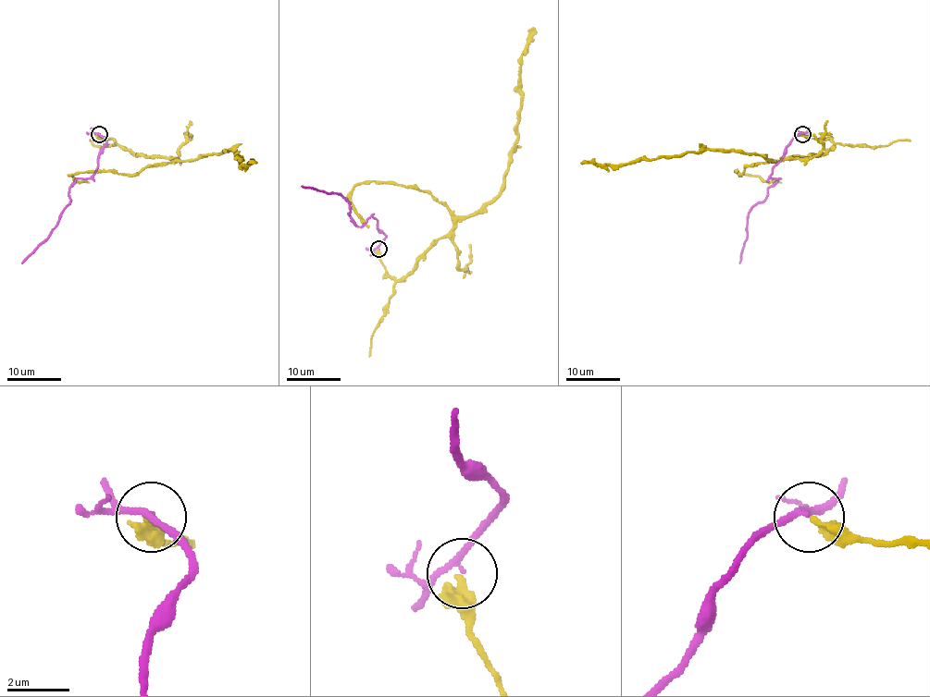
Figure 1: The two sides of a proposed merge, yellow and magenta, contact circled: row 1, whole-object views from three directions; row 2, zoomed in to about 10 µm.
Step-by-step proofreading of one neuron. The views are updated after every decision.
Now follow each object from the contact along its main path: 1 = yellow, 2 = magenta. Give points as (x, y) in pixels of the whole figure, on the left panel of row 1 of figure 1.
1: (99, 134), (100, 139), (111, 139), (133, 154), (182, 160), (230, 149), (237, 152), (242, 165), (254, 163)
2: (99, 134), (105, 140), (96, 171), (69, 189), (70, 201), (59, 220), (22, 263)

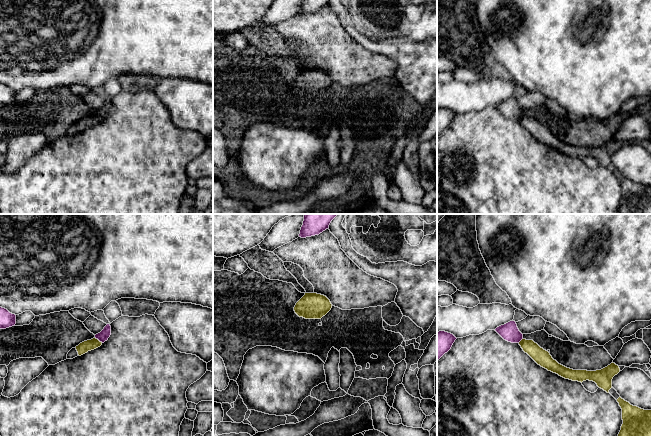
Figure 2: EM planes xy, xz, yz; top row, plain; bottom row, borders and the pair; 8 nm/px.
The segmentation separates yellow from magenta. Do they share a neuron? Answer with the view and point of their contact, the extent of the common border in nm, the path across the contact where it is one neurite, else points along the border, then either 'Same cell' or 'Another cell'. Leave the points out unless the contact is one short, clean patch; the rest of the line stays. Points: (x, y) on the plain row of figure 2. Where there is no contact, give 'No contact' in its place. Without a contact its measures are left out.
Touches yellow at xy (98, 116). Shared border 80 nm. Boundary: xy (95, 113), (102, 118). Another cell

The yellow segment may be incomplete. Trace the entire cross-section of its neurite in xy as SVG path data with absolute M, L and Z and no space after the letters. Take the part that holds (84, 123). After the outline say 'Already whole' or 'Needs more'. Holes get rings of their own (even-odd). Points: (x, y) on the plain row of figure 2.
M93 114L91 116L84 117L80 119L78 122L76 122L76 126L78 128L78 131L81 132L88 127L94 126L102 121L102 118L100 118L98 115Z. Already whole

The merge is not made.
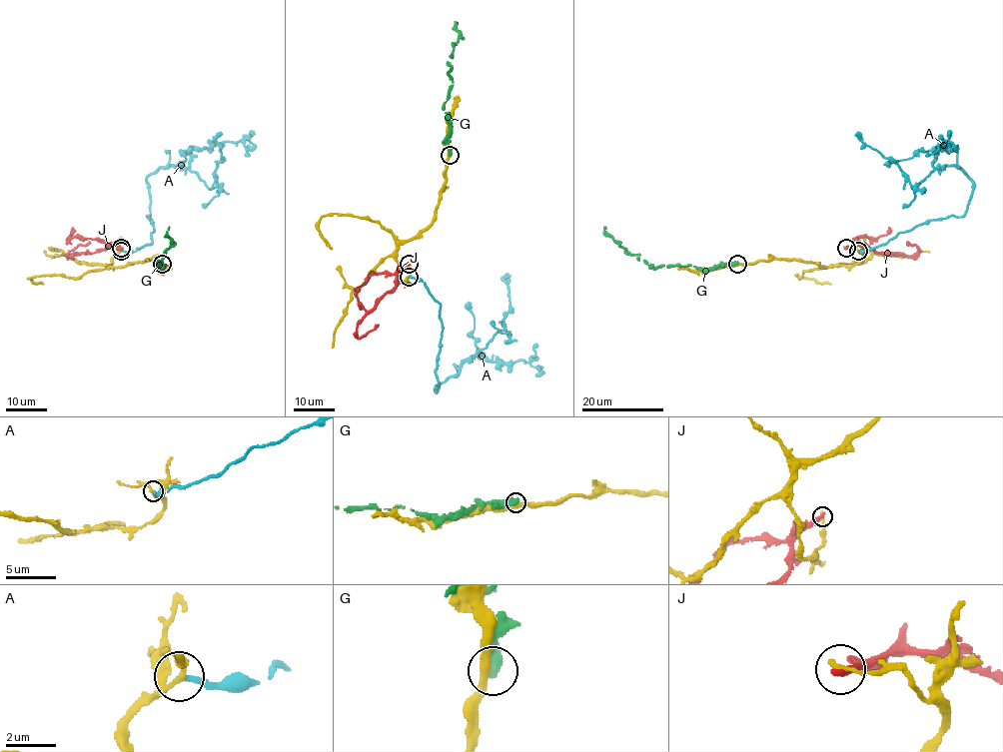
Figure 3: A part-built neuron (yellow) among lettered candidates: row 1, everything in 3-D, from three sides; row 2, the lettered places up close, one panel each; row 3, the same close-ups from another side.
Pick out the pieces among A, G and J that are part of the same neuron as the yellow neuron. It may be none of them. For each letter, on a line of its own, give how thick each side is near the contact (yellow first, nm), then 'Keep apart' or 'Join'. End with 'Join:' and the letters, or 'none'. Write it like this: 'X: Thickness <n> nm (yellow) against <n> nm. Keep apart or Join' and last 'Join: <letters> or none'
A: Thickness 200 nm (yellow) against 240 nm. Keep apart
G: Thickness 280 nm (yellow) against 500 nm. Keep apart
J: Thickness 240 nm (yellow) against 320 nm. Keep apart
Join: none

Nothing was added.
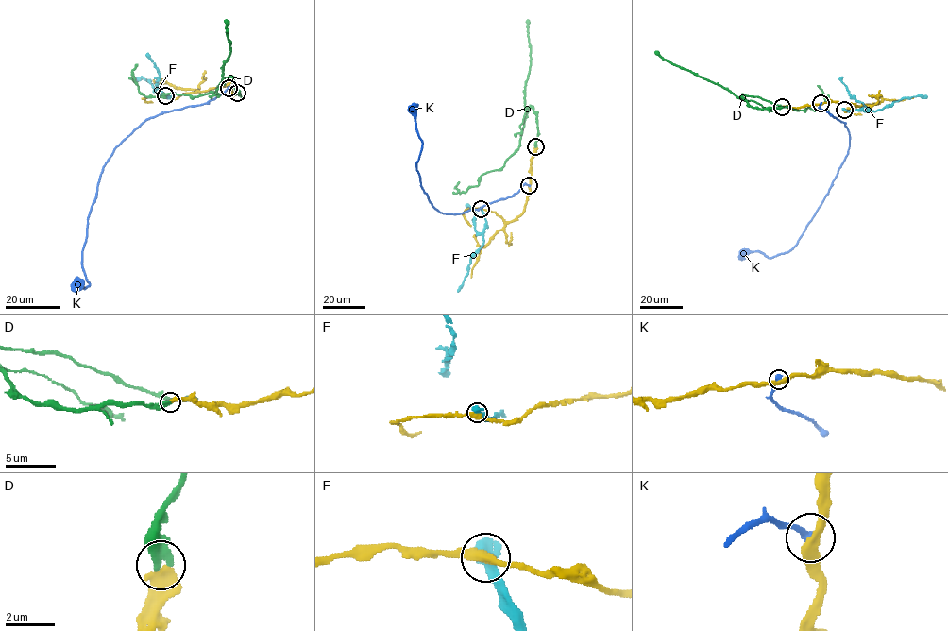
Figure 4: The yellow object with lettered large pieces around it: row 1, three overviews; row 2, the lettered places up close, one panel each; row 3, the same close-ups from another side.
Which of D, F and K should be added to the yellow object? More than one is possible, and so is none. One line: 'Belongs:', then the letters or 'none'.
Belongs: D

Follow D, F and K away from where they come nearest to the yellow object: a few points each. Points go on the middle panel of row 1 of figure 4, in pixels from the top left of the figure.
D: (535, 146), (531, 107), (518, 147), (501, 168), (460, 193), (459, 181)
F: (481, 209), (485, 221), (483, 242), (470, 259), (467, 275), (457, 291)
K: (529, 185), (481, 208), (440, 213), (420, 186), (416, 163), (422, 143), (412, 103)

